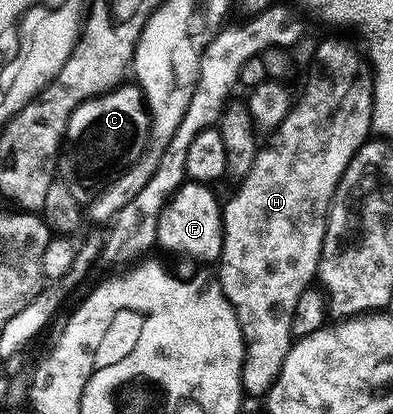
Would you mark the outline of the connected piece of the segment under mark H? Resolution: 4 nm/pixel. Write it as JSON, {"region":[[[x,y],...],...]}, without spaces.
{"region":[[[325,39],[318,45],[317,52],[313,55],[313,64],[309,67],[309,76],[305,79],[305,88],[301,91],[301,97],[296,98],[296,101],[292,104],[292,110],[287,113],[282,123],[268,136],[269,144],[266,147],[264,144],[258,150],[250,172],[236,184],[237,192],[229,200],[226,198],[223,203],[221,213],[223,245],[221,246],[221,258],[219,260],[219,266],[221,266],[219,278],[227,301],[235,309],[235,317],[241,326],[241,336],[245,339],[245,360],[241,370],[241,385],[246,396],[266,396],[279,377],[280,370],[283,369],[284,359],[295,342],[292,333],[292,319],[296,311],[296,302],[299,301],[300,294],[317,279],[317,266],[323,249],[323,237],[325,236],[325,226],[327,225],[329,206],[333,200],[333,194],[351,161],[351,157],[355,157],[355,153],[370,139],[373,131],[373,73],[366,56],[358,48],[357,51],[345,39]]]}

